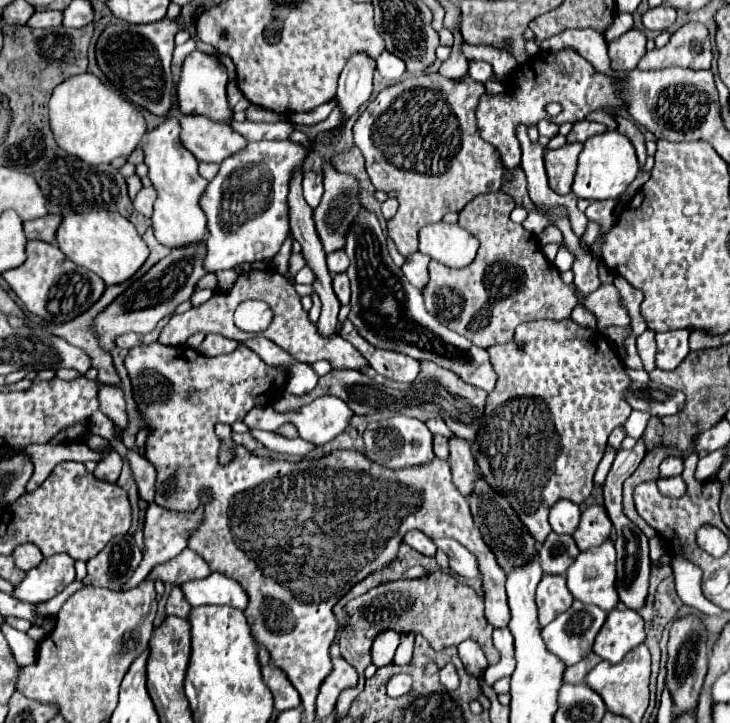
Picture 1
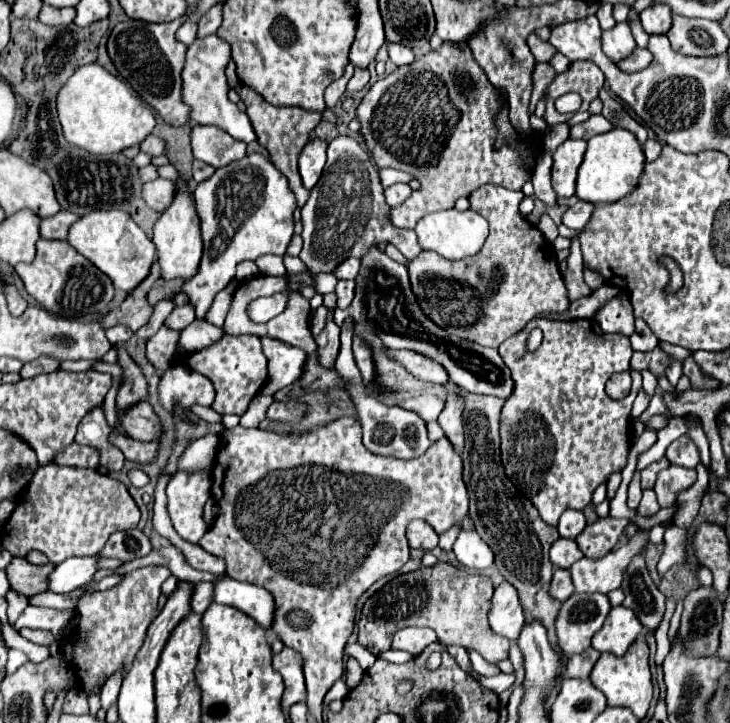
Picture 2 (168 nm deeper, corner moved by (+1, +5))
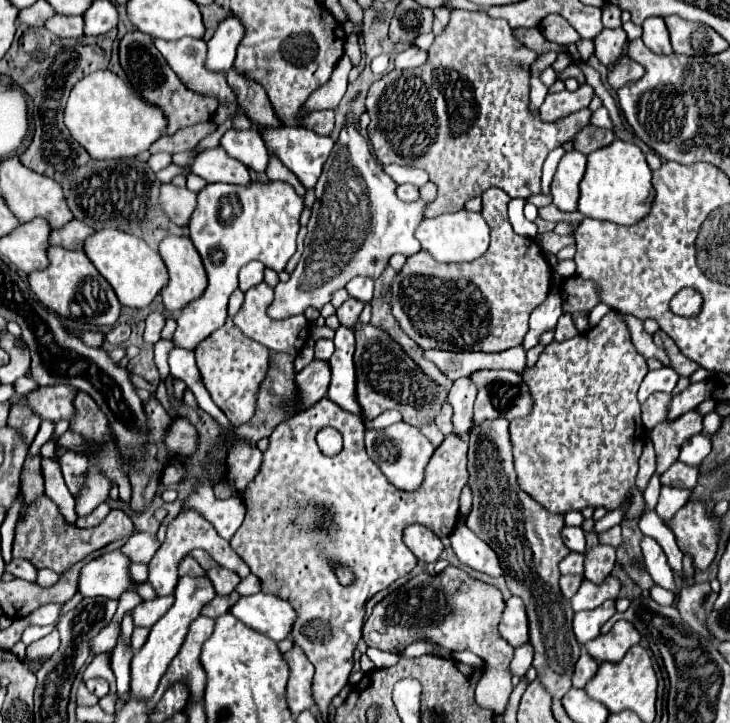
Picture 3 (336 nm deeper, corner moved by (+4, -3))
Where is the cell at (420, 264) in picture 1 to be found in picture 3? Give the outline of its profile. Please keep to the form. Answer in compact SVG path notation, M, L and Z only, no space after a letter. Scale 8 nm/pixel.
M348 114L348 122L340 132L340 138L334 144L334 152L324 164L324 172L316 184L316 202L312 206L312 216L308 222L308 234L304 240L304 252L302 258L292 272L288 282L278 282L274 288L276 298L270 304L268 312L272 318L288 318L296 314L304 314L306 308L316 308L322 310L332 300L332 292L344 288L352 278L356 276L368 276L368 278L378 278L386 266L392 254L400 252L404 256L412 256L420 250L420 242L414 236L414 230L424 218L426 212L426 202L402 202L396 196L396 182L384 172L382 164L376 162L376 156L372 154L370 142L360 134L360 128L352 116Z

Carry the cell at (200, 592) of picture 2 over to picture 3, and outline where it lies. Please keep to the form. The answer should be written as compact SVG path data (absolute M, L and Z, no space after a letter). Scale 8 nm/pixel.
M232 592L230 596L216 596L210 604L206 604L206 608L202 610L202 614L204 616L210 616L210 618L218 618L218 616L222 616L222 614L226 614L234 604L236 604L236 600L240 598L240 594L238 592Z

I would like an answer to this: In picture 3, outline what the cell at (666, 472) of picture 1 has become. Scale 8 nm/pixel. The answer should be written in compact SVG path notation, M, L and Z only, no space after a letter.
M696 434L682 444L680 460L690 466L698 466L710 454L710 438L704 434Z

